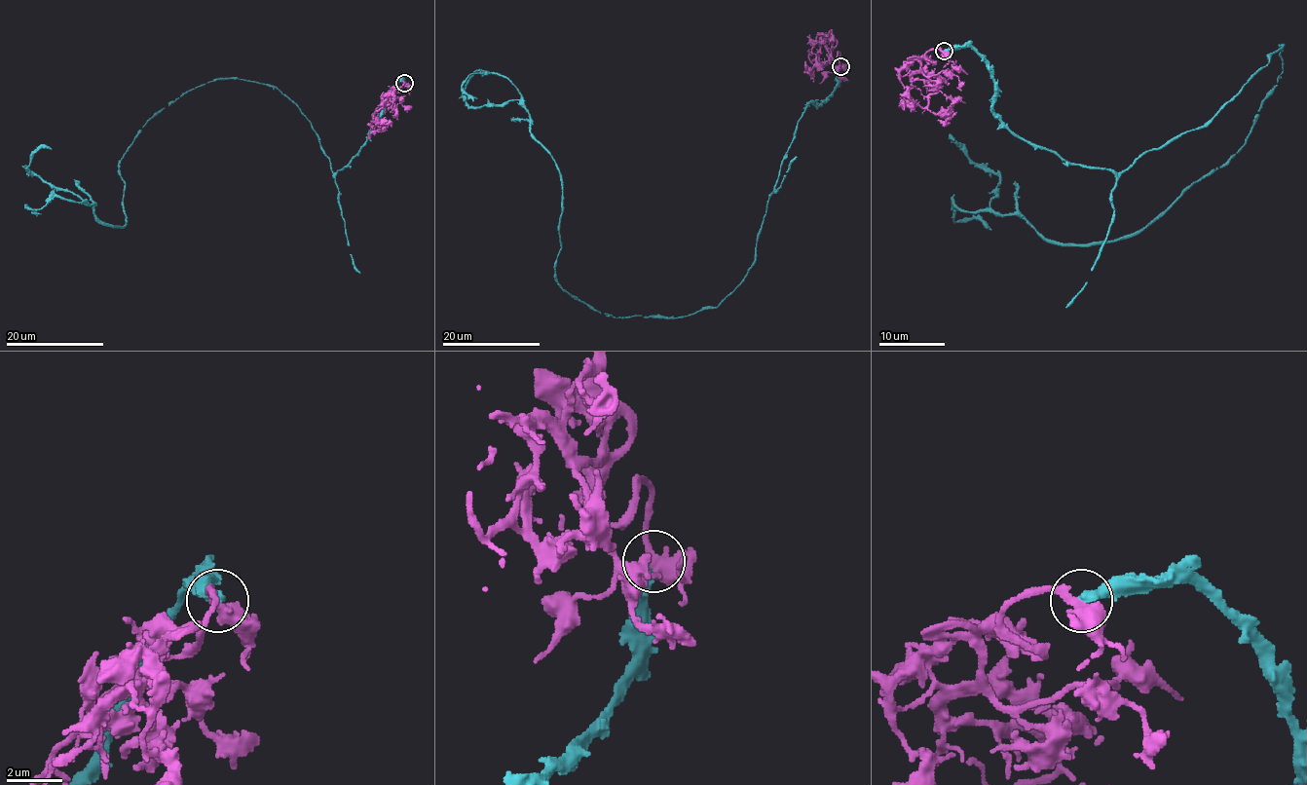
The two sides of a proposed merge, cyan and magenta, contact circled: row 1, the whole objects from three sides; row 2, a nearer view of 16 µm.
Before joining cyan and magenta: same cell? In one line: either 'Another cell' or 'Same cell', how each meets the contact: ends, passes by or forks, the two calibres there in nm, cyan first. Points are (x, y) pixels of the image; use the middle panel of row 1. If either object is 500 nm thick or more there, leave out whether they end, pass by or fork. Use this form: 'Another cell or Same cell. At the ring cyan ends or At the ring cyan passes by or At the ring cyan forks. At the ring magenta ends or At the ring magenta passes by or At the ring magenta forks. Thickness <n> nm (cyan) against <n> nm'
Another cell. At the ring cyan ends. At the ring magenta passes by. Thickness 420 nm (cyan) against 440 nm

